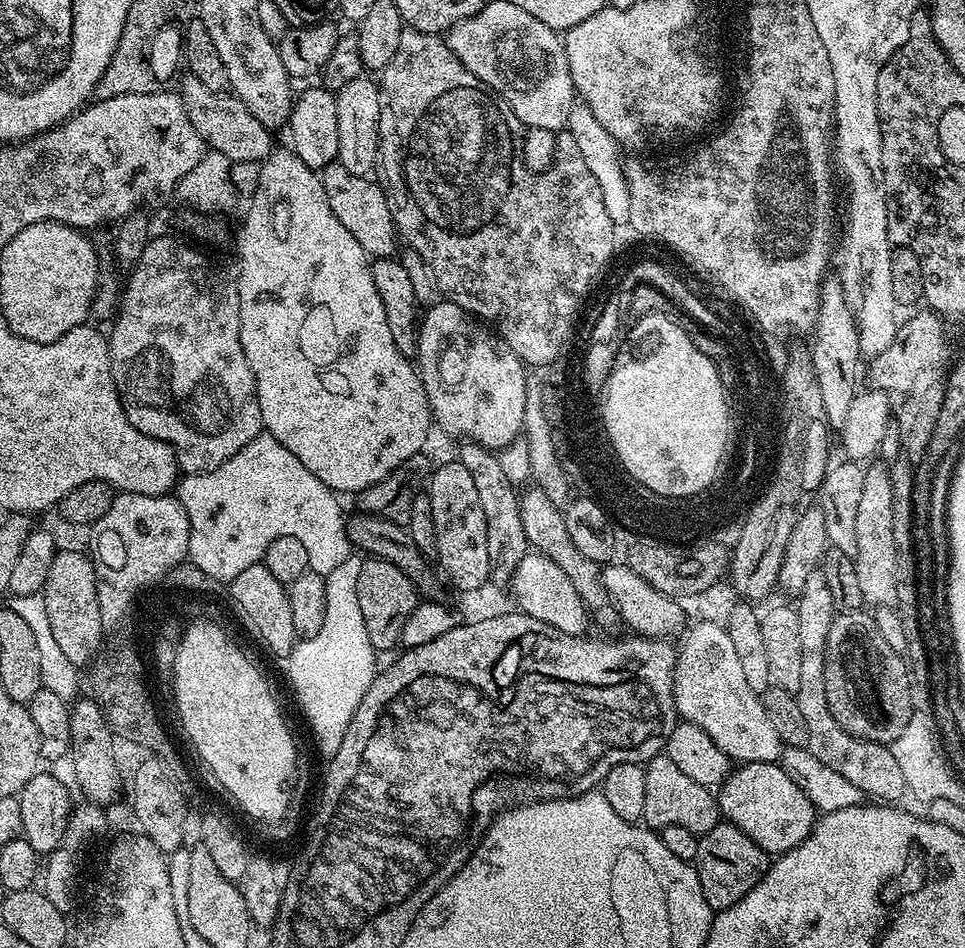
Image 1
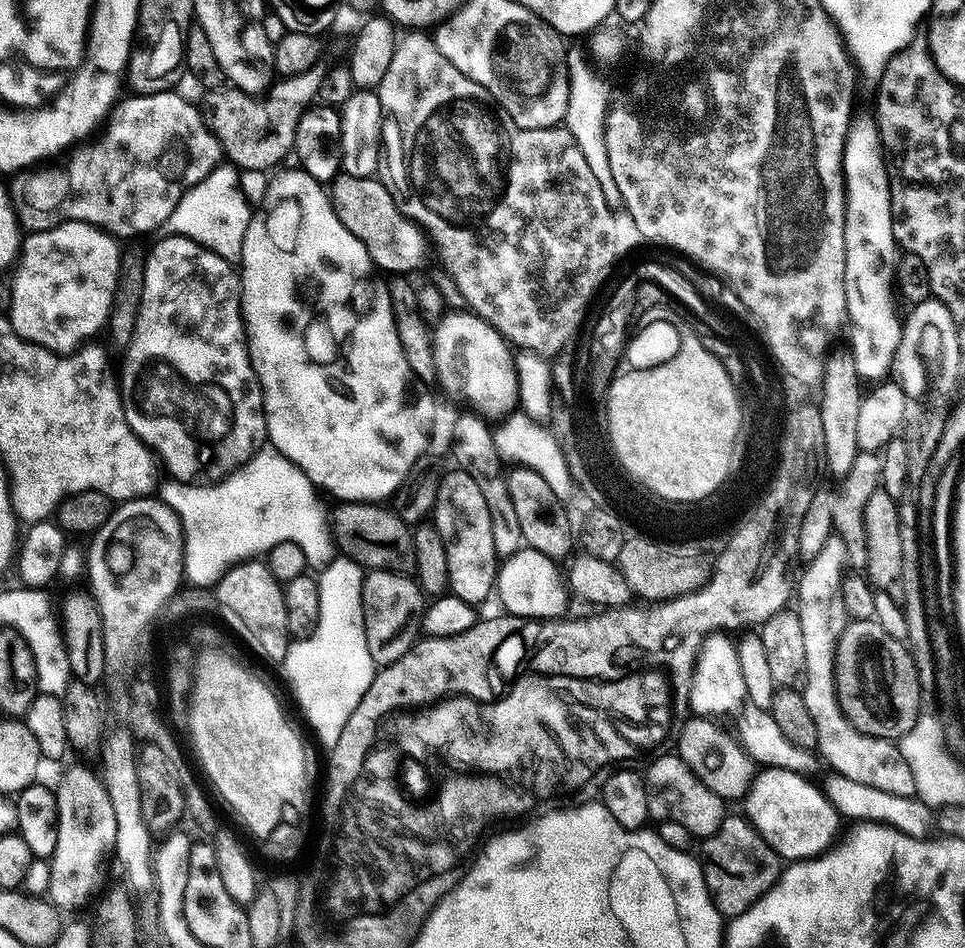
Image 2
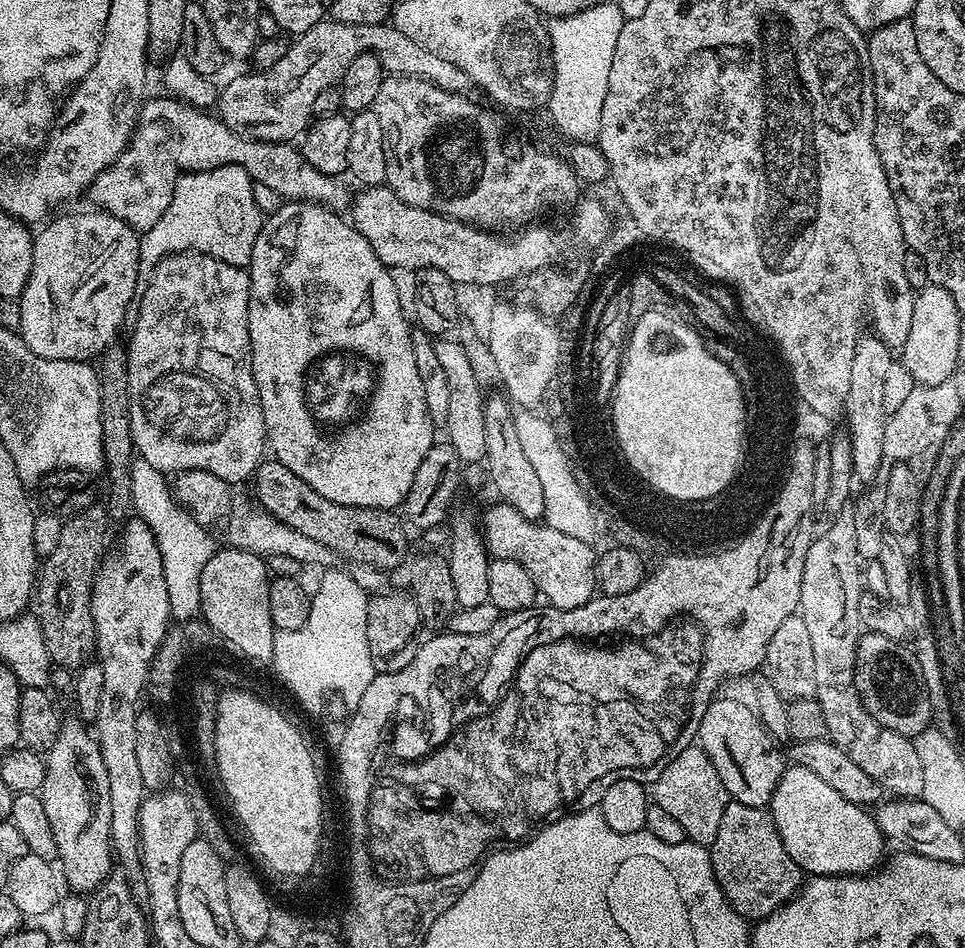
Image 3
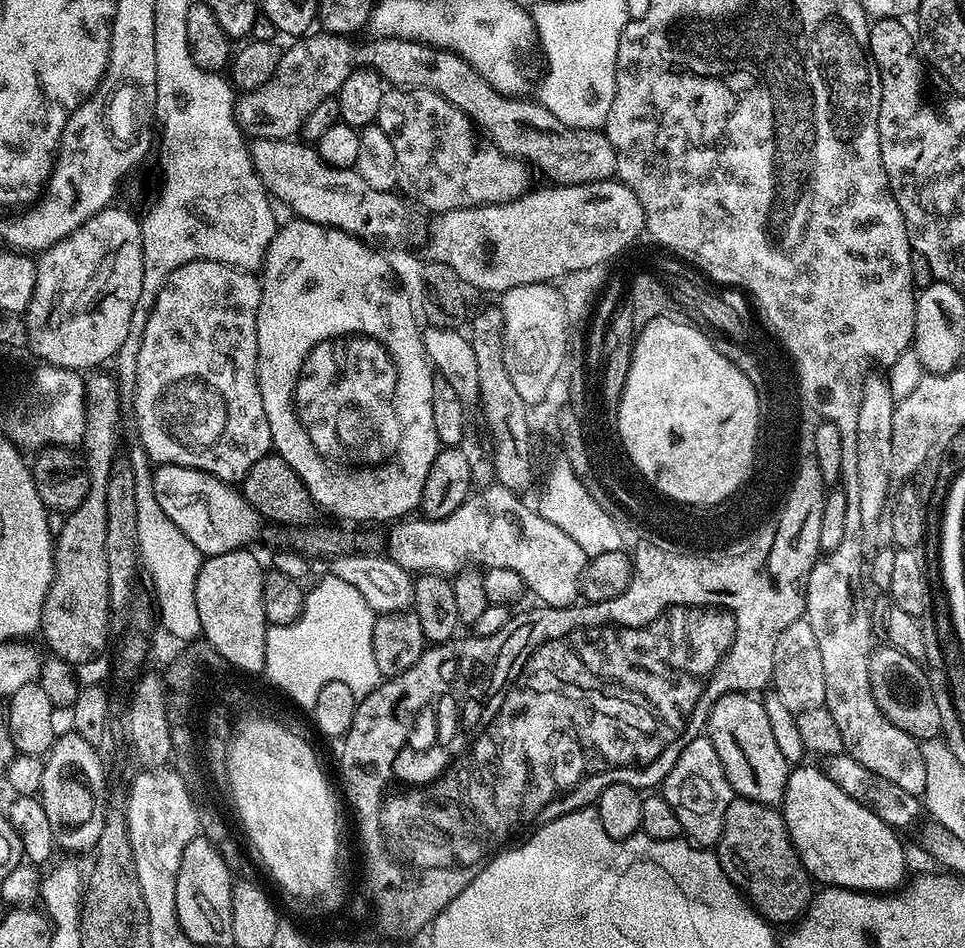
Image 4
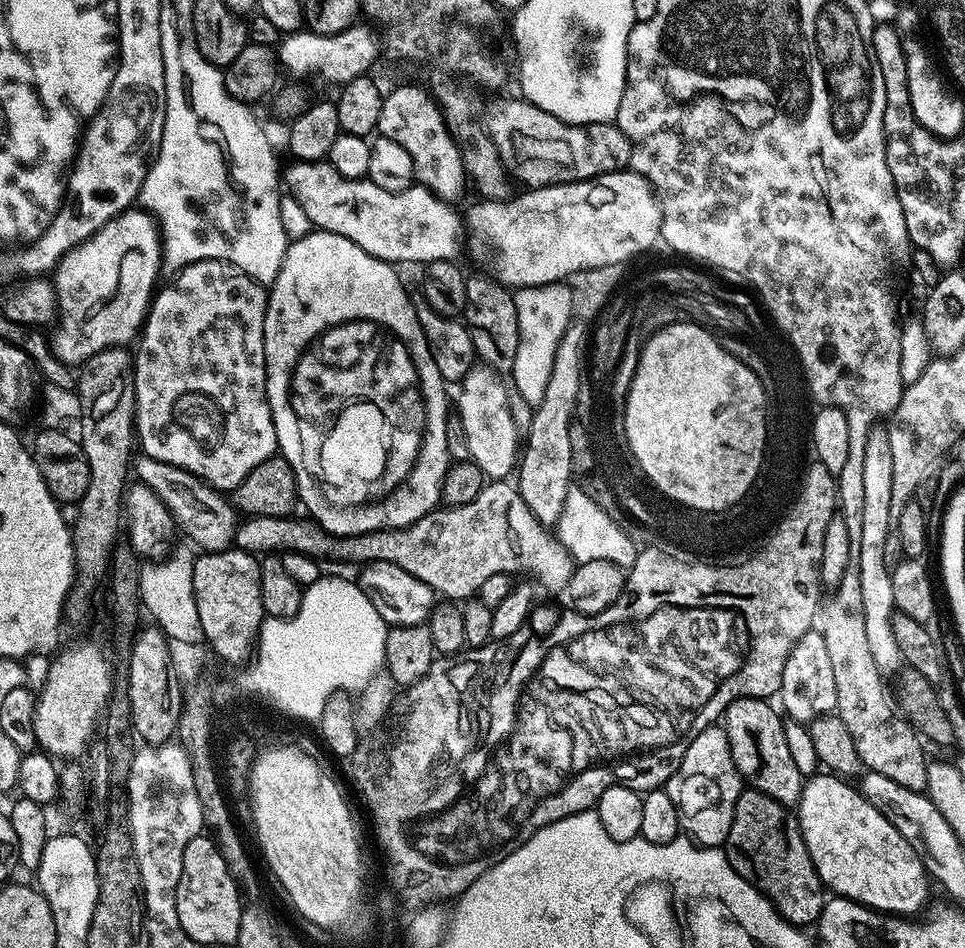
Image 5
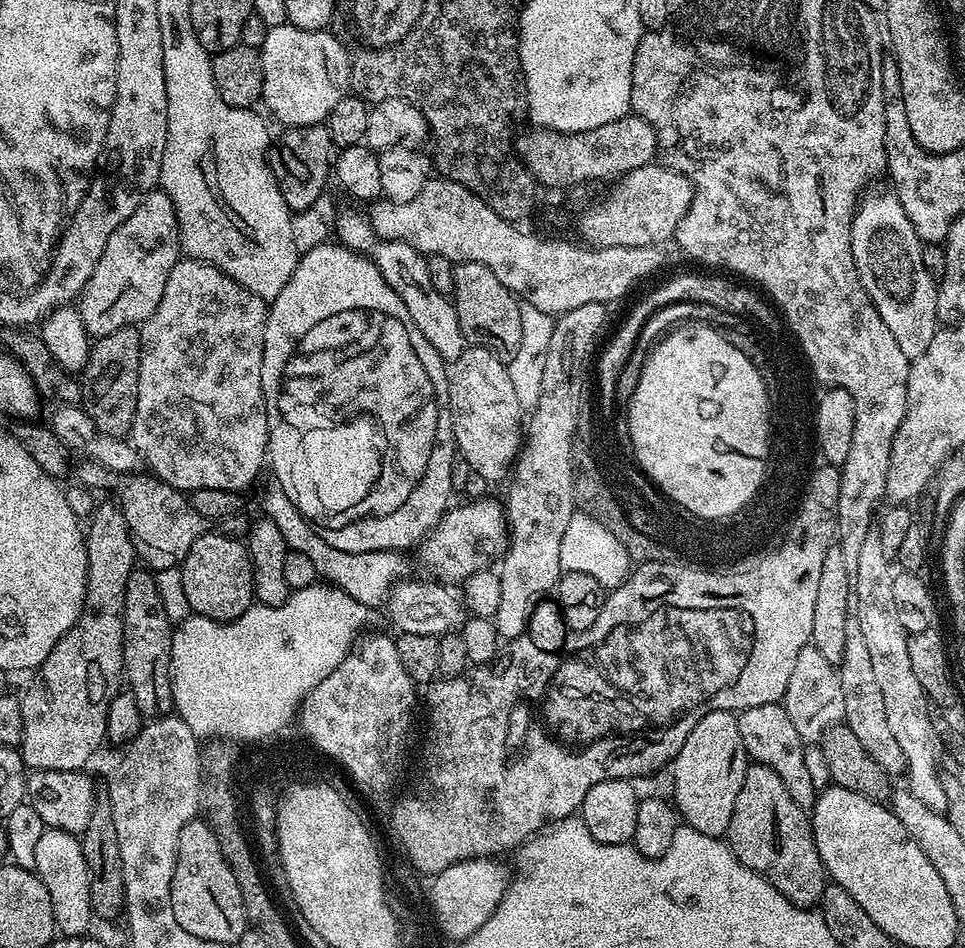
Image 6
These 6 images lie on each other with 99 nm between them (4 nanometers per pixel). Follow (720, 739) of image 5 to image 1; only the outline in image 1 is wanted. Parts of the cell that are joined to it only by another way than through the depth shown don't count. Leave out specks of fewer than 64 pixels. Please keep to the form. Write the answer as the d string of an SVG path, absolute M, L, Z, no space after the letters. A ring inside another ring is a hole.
M661 754L644 764L646 774L646 806L643 823L649 829L659 830L666 826L682 826L695 836L705 836L714 826L721 823L720 806L715 795L710 793L709 785L694 782L670 762L667 754Z

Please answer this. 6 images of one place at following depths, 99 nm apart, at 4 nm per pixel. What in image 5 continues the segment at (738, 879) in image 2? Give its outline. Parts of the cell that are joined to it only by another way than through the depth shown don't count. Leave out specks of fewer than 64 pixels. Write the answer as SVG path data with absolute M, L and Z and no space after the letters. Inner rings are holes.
M755 786L741 791L734 806L728 841L722 845L730 866L767 896L784 919L797 926L815 925L826 903L826 889L810 862L799 819L785 805Z

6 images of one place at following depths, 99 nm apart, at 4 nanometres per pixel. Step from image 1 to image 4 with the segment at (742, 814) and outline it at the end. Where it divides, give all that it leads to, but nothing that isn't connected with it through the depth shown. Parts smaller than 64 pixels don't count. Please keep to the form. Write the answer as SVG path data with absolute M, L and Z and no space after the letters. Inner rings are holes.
M796 766L788 773L788 782L782 801L782 815L796 852L800 855L802 866L806 866L808 875L817 885L829 888L848 888L852 892L870 892L873 894L892 894L901 887L904 871L908 864L904 861L904 848L900 845L897 829L891 828L878 814L866 810L850 794L838 790L830 782L827 771L816 768Z

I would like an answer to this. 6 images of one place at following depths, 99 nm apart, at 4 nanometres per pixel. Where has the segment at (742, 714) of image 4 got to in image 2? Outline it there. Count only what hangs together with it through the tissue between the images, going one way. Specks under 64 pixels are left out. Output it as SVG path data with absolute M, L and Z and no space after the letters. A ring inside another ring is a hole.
M693 715L684 723L682 734L678 737L678 754L694 770L700 781L725 802L743 801L748 795L753 780L758 775L758 765L746 751L735 735L732 736L715 719Z

